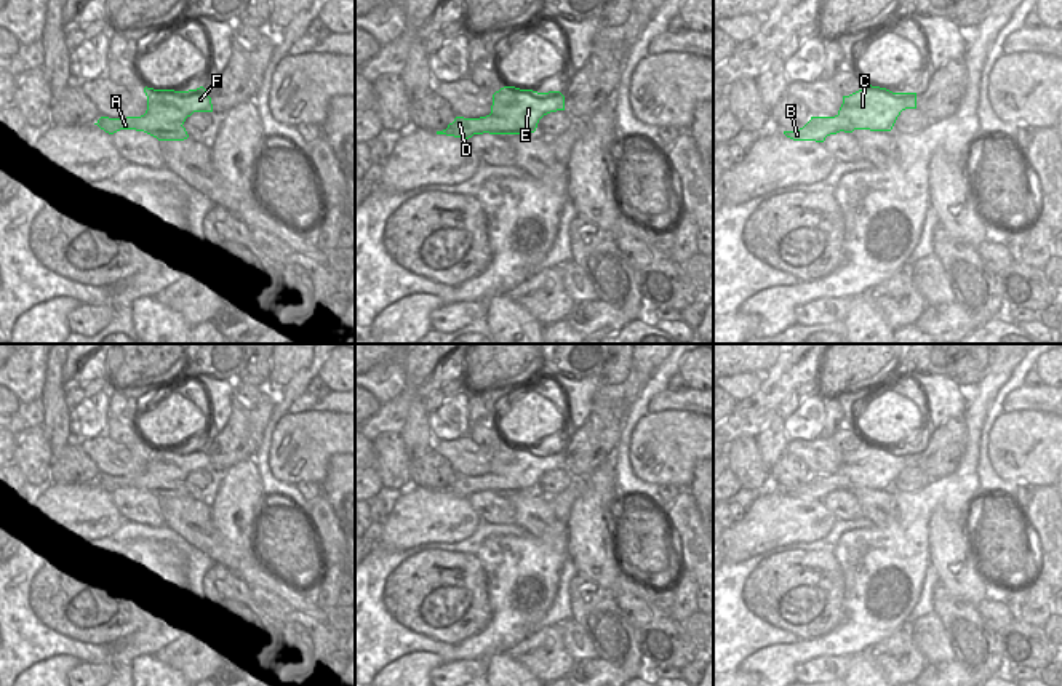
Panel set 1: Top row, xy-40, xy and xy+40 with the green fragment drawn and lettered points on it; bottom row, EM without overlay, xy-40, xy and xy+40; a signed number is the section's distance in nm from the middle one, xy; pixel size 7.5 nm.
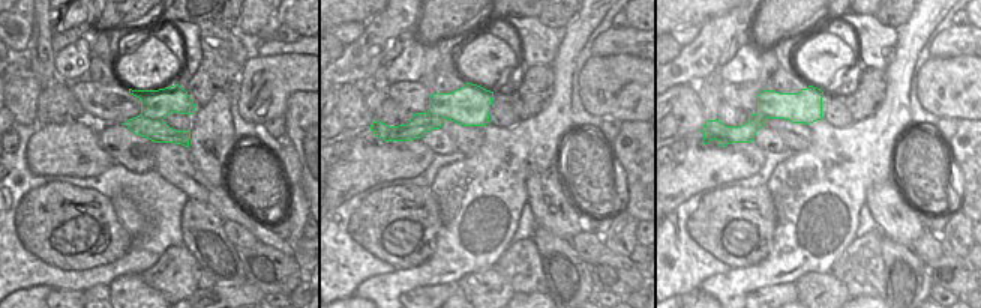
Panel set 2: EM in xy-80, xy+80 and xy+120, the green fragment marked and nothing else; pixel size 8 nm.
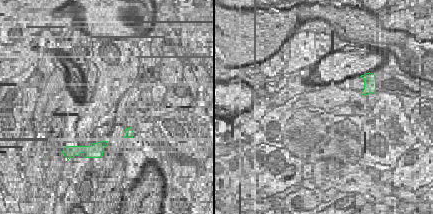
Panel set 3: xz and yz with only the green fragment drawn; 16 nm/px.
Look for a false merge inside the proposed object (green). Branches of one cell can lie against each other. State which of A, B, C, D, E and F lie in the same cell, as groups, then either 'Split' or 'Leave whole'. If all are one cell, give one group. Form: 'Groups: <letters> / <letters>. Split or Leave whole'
Groups: A B D / C E F. Split.

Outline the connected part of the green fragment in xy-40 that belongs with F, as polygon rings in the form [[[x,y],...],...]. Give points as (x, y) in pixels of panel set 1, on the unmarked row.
[[[203,445],[189,449],[144,446],[146,472],[168,483],[184,483],[194,470],[213,470],[211,456]]]

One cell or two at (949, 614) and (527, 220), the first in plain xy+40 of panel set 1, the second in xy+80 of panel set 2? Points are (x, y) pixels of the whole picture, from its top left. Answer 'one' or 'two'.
two

